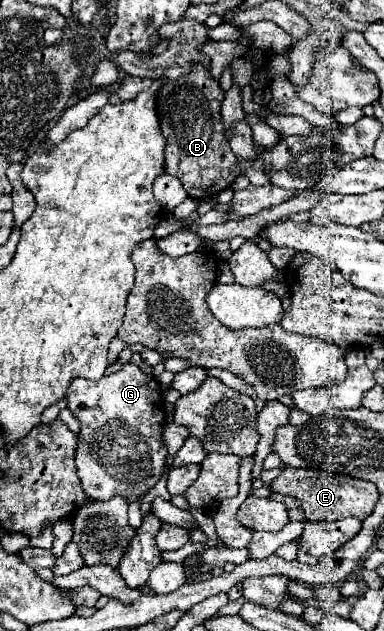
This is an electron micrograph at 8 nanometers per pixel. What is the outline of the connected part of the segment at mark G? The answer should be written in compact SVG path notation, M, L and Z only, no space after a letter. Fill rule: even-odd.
M129 361L119 371L111 375L103 375L97 381L73 379L69 383L69 391L65 399L67 399L67 409L71 409L81 423L81 431L77 435L79 445L75 451L75 465L79 469L81 487L87 493L87 497L101 499L101 501L107 501L115 495L123 495L129 501L143 497L161 479L165 467L165 455L167 455L167 447L161 435L167 413L163 409L163 393L159 381L153 375L143 373L139 365Z

